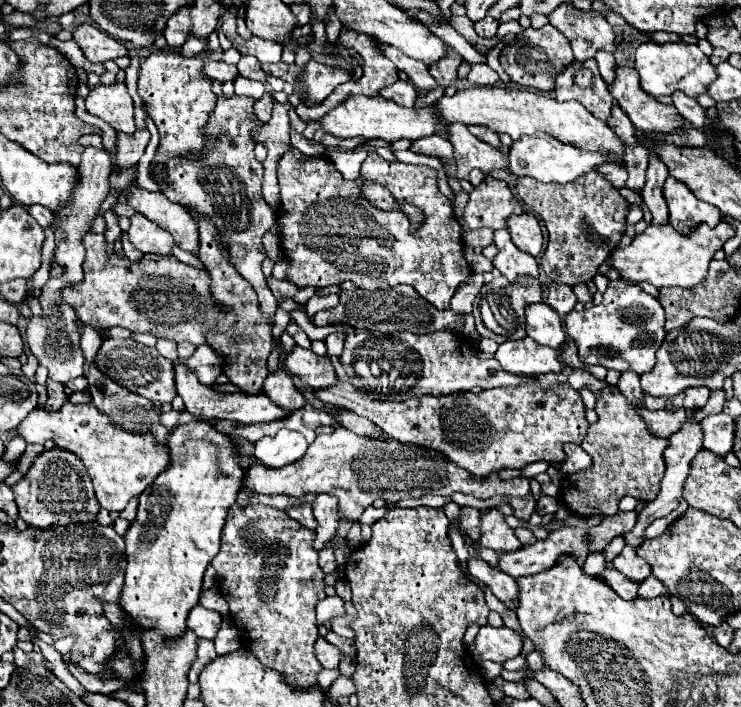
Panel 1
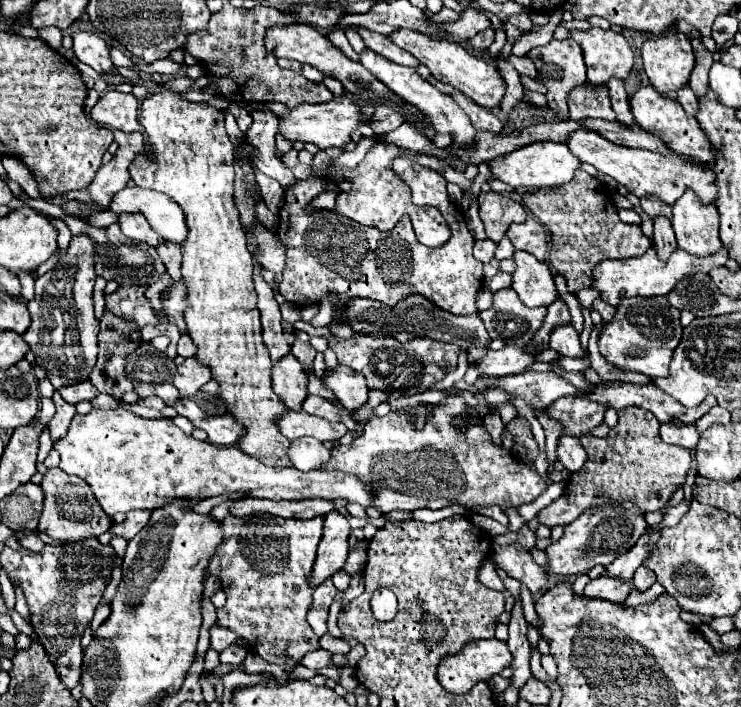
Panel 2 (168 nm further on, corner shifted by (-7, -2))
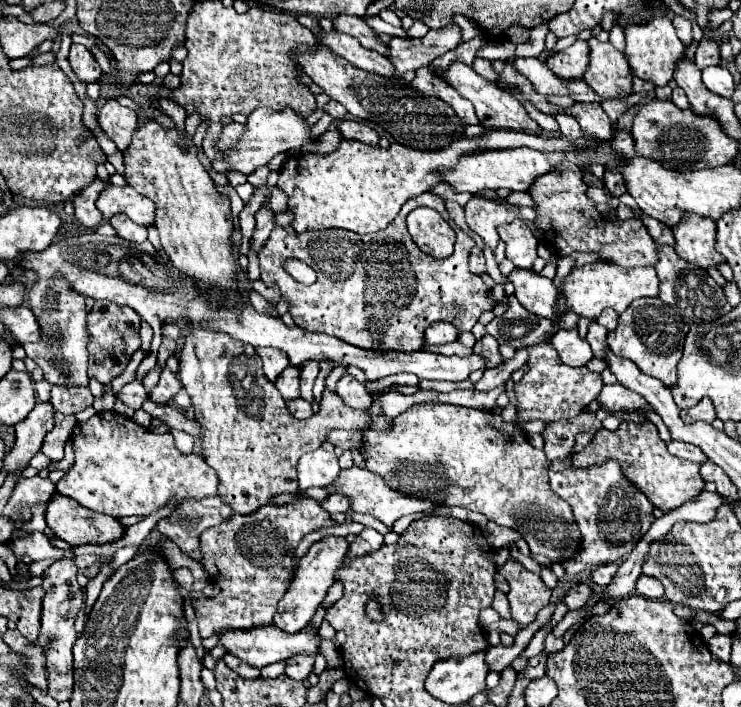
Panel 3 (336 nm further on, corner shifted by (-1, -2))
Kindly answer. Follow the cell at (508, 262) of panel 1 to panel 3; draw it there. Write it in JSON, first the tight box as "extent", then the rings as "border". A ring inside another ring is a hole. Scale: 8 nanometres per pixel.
{"extent":[507,268,557,318],"border":[[[515,268],[507,278],[513,282],[515,296],[523,308],[543,318],[555,316],[553,304],[557,302],[557,290],[549,278],[523,268]]]}

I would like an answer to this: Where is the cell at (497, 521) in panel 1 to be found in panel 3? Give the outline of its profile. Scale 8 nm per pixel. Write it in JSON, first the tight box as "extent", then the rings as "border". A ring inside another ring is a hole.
{"extent":[499,560,551,628],"border":[[[507,560],[505,566],[499,568],[499,574],[509,582],[511,590],[507,594],[511,604],[513,620],[525,628],[529,622],[535,620],[537,612],[549,602],[551,590],[545,586],[539,574],[529,572],[517,560]]]}

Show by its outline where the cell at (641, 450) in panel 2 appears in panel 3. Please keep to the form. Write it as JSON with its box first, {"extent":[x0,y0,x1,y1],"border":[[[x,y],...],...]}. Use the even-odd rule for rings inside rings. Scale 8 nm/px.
{"extent":[571,420,703,512],"border":[[[621,420],[619,430],[615,432],[599,430],[595,438],[581,452],[571,456],[573,468],[589,468],[595,464],[605,464],[607,460],[617,460],[623,476],[629,482],[633,482],[649,498],[649,502],[655,508],[663,512],[669,512],[681,506],[685,500],[691,500],[693,496],[697,496],[697,492],[703,490],[703,480],[699,476],[699,464],[673,456],[667,450],[665,442],[659,438],[655,424],[649,420],[639,422],[639,424]]]}

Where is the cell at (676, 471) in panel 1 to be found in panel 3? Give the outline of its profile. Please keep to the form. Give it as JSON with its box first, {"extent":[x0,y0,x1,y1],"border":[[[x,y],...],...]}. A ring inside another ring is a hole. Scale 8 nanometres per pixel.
{"extent":[593,564,619,586],"border":[[[603,564],[601,568],[597,568],[593,572],[593,582],[599,584],[599,586],[607,586],[613,580],[617,568],[619,568],[619,564]]]}

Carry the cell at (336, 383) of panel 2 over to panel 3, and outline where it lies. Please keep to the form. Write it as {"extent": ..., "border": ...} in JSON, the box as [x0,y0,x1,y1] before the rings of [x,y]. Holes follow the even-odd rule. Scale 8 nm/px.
{"extent":[337,374,373,410],"border":[[[345,374],[339,382],[337,382],[337,394],[339,398],[351,406],[351,408],[359,408],[359,410],[367,410],[373,404],[373,396],[367,392],[367,388],[357,382],[351,374]]]}

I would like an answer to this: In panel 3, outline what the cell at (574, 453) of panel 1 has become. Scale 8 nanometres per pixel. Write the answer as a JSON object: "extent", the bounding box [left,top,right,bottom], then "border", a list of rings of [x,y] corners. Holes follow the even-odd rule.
{"extent":[543,414,602,460],"border":[[[591,414],[576,416],[571,420],[560,420],[547,424],[543,438],[545,438],[545,454],[553,460],[565,460],[571,456],[575,446],[575,434],[590,432],[595,434],[602,429],[602,422]]]}

